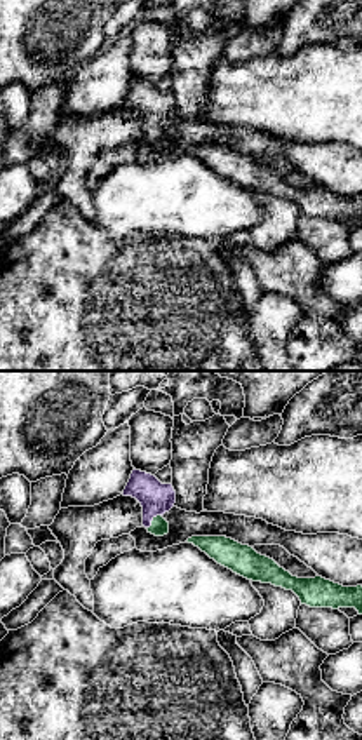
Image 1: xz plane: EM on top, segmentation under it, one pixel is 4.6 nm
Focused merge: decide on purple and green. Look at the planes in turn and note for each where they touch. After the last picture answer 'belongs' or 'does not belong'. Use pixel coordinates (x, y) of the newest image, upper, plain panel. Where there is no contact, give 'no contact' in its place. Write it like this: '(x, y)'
(152, 129)

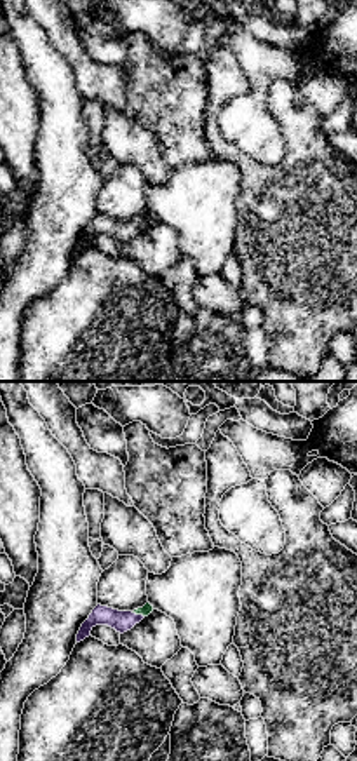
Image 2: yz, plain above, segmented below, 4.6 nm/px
(138, 225)

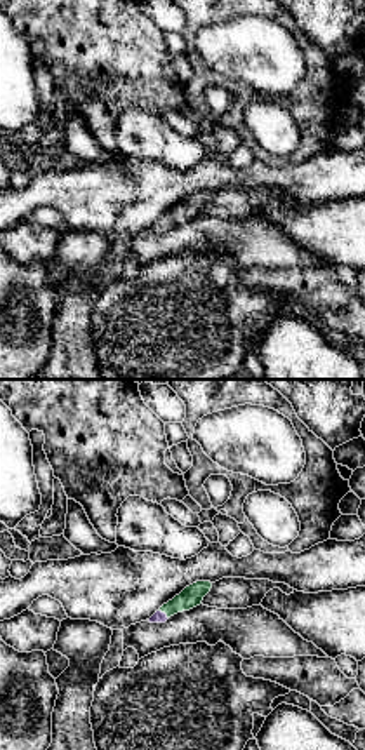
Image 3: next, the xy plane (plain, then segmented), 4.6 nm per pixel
(164, 223)

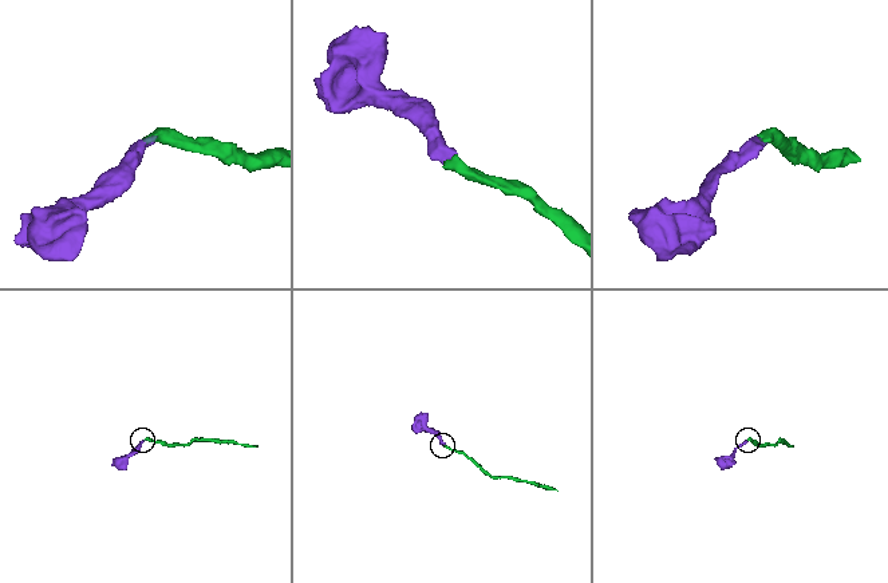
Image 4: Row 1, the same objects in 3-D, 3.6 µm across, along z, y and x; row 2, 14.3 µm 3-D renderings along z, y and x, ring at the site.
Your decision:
belongs

